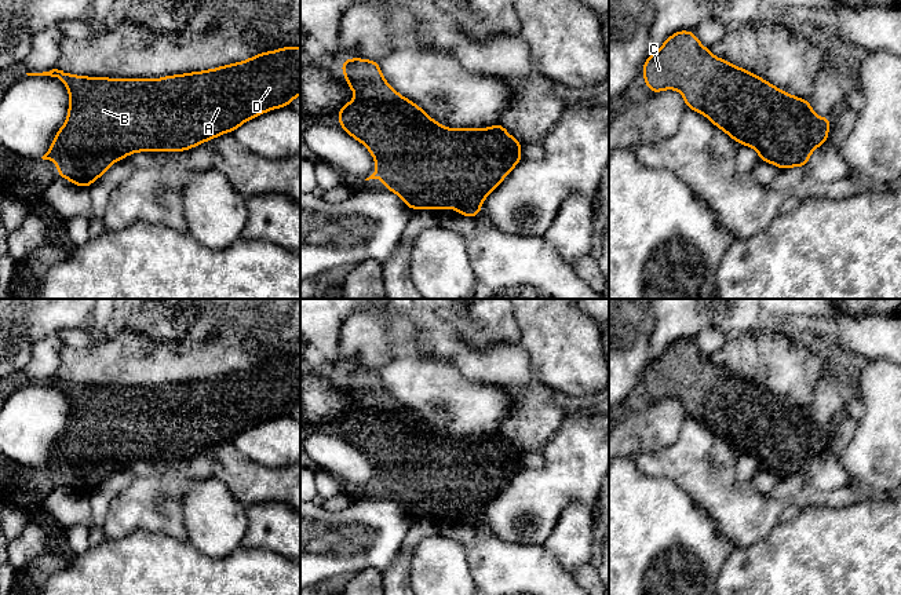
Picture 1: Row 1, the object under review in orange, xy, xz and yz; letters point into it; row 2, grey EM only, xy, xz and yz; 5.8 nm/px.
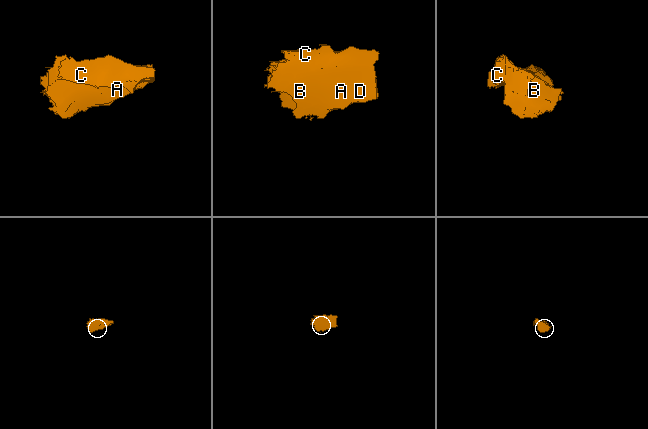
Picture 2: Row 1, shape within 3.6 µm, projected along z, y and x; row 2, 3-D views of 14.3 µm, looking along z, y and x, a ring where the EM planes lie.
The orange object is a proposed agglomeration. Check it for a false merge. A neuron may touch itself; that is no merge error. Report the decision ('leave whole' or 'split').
leave whole

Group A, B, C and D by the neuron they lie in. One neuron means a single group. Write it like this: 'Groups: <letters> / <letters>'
Groups: A B C D

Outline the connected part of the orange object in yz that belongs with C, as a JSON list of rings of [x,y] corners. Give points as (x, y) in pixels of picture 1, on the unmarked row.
[[[692,339],[672,342],[646,366],[641,384],[650,402],[679,399],[687,417],[701,421],[733,449],[755,457],[759,470],[781,479],[806,477],[810,463],[828,449],[829,424],[816,424],[809,408],[794,405],[752,380],[712,364]]]

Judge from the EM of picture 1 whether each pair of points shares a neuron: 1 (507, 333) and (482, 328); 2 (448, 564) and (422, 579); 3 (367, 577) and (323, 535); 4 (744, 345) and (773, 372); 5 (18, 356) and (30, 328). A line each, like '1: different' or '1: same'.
1: same
2: same
3: different
4: same
5: same

